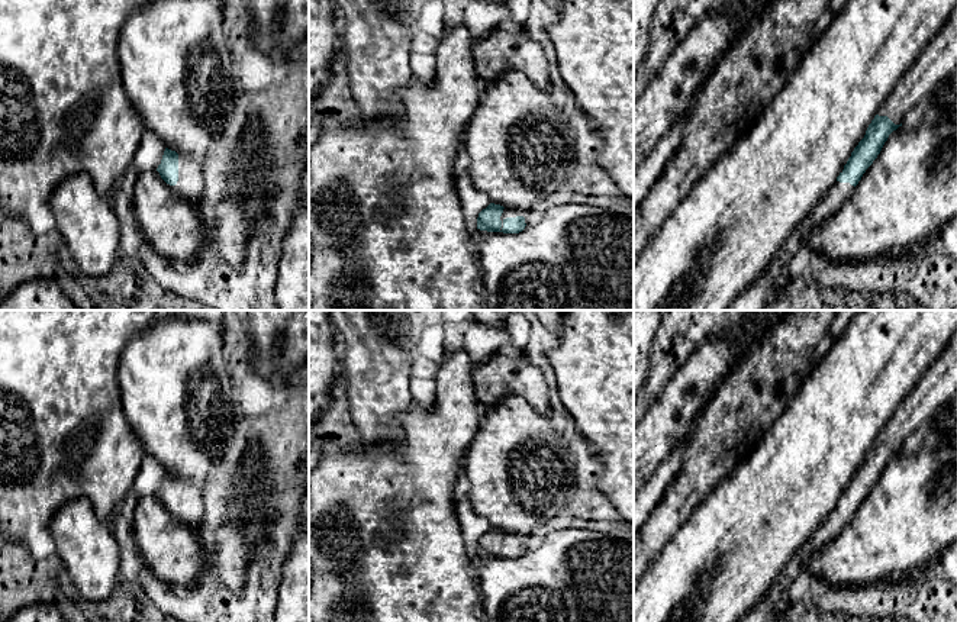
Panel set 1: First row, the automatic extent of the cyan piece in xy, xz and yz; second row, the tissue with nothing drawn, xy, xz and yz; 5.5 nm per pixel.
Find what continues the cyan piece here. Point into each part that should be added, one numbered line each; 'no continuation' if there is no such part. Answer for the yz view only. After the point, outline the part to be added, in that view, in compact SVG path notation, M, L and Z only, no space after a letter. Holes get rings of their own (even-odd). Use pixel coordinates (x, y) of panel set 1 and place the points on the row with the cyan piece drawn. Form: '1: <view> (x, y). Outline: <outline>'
1: yz (938, 60). Outline: M957 7L942 29L927 45L877 112L900 125L918 103L929 99L940 83L957 70Z
2: yz (754, 297). Outline: M835 181L825 193L824 199L815 206L809 216L802 220L798 228L783 244L780 252L771 261L770 267L744 290L726 310L766 310L767 294L780 287L782 278L789 270L790 261L805 248L805 239L826 217L835 213L841 204L853 193L854 186L850 183Z

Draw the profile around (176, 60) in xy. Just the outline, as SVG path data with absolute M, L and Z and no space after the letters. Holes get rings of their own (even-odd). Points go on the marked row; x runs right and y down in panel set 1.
M151 0L126 20L117 55L126 96L145 129L157 133L165 148L203 161L223 132L228 110L235 106L231 75L235 57L223 30L222 6L215 0Z

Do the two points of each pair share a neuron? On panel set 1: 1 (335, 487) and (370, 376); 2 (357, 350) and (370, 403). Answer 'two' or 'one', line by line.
1: two
2: one

